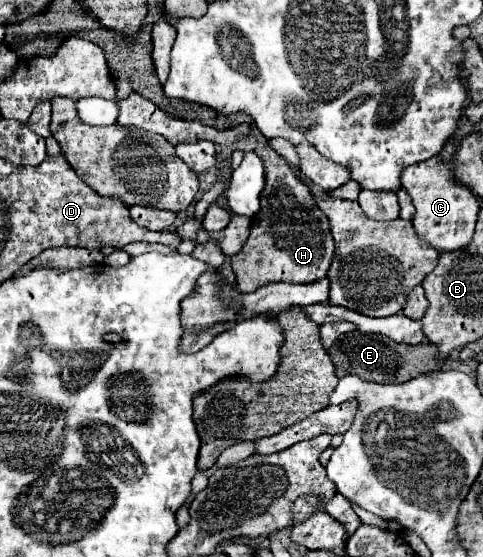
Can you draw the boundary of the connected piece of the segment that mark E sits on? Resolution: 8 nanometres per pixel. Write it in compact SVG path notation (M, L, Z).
M358 330L354 332L346 332L342 334L332 348L328 350L330 360L334 362L336 368L336 376L342 378L346 374L354 374L360 376L362 380L370 380L370 382L382 382L382 384L392 384L392 382L408 382L414 376L422 374L422 372L432 372L432 370L440 370L444 360L436 360L434 358L434 348L432 344L398 344L386 336L380 334L360 334Z

